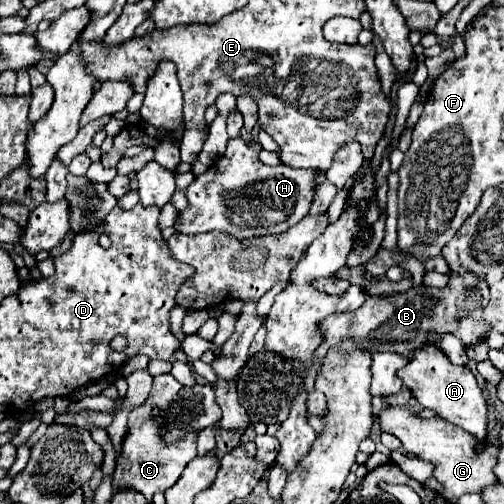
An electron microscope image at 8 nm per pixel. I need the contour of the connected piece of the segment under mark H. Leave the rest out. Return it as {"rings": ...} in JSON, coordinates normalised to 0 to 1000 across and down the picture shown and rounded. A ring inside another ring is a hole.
{"rings":[[[454,278],[446,306],[419,325],[419,333],[387,353],[387,365],[375,365],[367,377],[367,389],[375,397],[371,417],[363,417],[347,440],[351,460],[363,464],[395,464],[411,456],[435,456],[446,464],[462,464],[466,472],[498,472],[498,468],[538,468],[538,464],[562,464],[597,433],[613,425],[613,413],[621,405],[625,389],[625,361],[629,345],[641,345],[637,337],[593,337],[573,333],[569,325],[554,329],[526,329],[514,317],[518,286],[510,278],[486,282],[486,278]]]}

